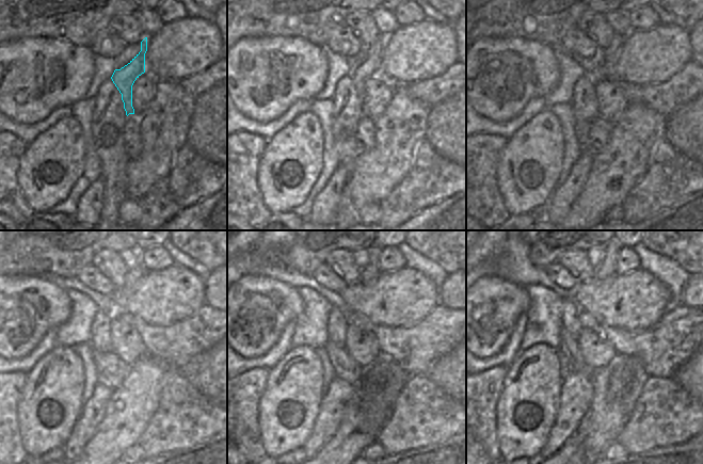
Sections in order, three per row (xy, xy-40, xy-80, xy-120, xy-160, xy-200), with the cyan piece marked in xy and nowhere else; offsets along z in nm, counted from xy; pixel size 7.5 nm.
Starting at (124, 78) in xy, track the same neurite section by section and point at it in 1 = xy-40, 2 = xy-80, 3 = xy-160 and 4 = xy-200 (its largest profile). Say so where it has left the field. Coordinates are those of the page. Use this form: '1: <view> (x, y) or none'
1: xy-40 (372, 66)
2: xy-80 (611, 52)
3: xy-160 (370, 272)
4: xy-200 (608, 267)

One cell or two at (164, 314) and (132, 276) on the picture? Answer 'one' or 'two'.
two

